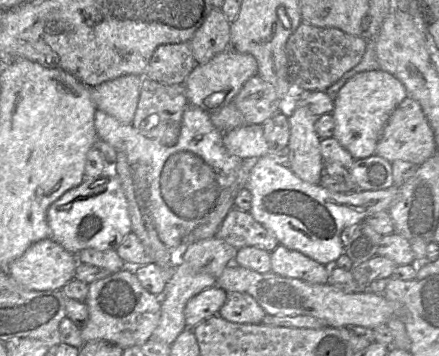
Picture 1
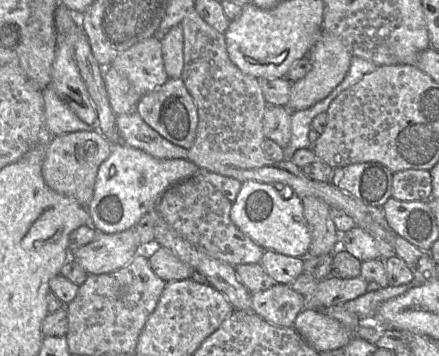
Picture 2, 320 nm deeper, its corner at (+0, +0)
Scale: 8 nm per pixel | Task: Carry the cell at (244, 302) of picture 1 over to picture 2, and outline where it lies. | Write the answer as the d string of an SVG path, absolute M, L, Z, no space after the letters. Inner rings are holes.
M276 283L270 289L252 293L252 312L270 324L293 327L299 313L305 308L305 297L296 292L291 285Z

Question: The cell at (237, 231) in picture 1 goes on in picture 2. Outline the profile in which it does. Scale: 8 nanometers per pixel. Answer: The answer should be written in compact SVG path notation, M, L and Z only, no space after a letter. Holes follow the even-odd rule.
M201 172L168 188L158 201L156 210L179 235L206 255L233 266L260 263L265 249L232 222L232 206L233 203L206 181Z

